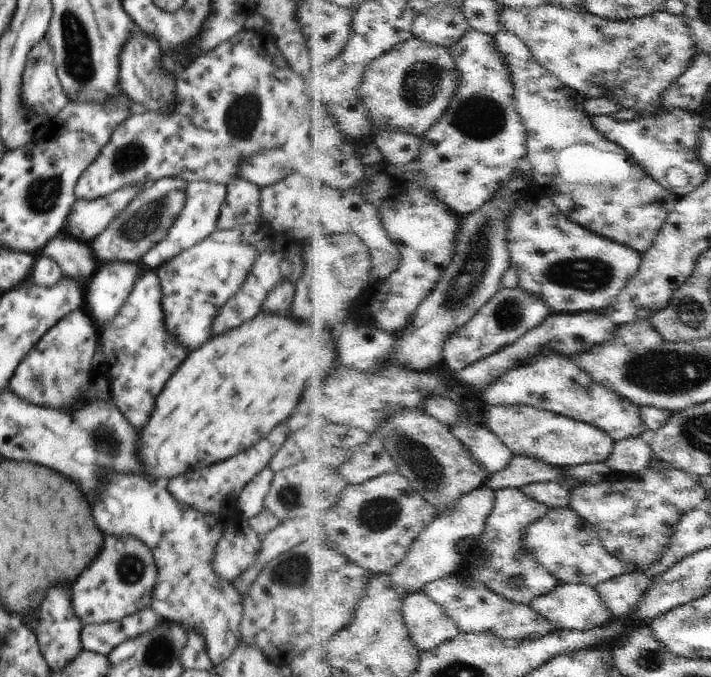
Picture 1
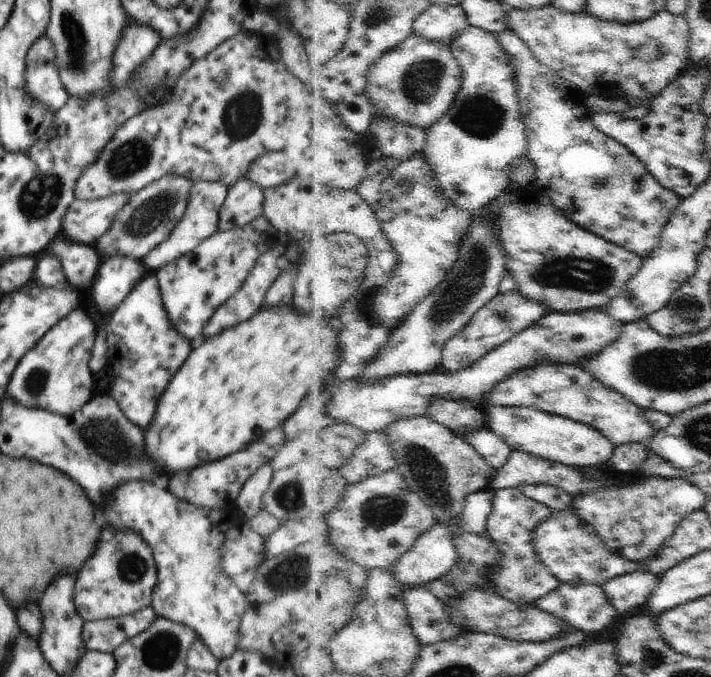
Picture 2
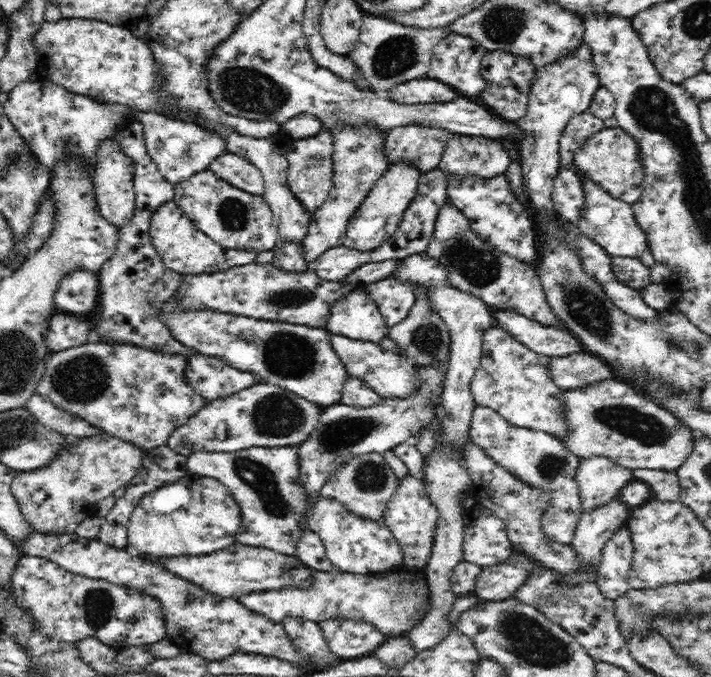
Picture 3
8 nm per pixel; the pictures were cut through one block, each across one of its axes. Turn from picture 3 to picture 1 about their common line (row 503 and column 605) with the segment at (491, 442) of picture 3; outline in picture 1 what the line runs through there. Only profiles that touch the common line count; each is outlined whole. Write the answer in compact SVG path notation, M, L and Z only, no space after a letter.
M557 508L550 509L550 514L532 524L524 532L522 551L532 552L554 576L561 579L562 583L577 585L600 586L613 578L642 571L638 566L626 564L618 556L614 556L605 548L605 543L595 526L586 520L576 509Z

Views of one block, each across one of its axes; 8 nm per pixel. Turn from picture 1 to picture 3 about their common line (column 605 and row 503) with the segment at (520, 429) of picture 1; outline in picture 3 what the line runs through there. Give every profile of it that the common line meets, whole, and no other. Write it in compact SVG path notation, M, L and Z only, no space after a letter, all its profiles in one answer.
M410 255L404 259L404 264L398 268L396 278L414 284L427 284L433 286L432 301L440 316L444 318L450 329L451 346L448 356L447 372L444 380L444 392L440 398L442 414L437 421L438 432L436 432L433 447L425 454L421 468L421 481L423 491L431 506L435 508L437 519L433 528L433 541L431 542L431 553L426 564L427 584L432 593L432 608L428 615L418 624L414 625L406 634L413 640L416 651L430 648L438 644L452 628L448 625L448 611L456 596L449 590L449 574L455 564L462 562L463 558L463 536L465 533L463 496L472 485L470 469L466 465L464 448L470 445L470 430L473 428L474 410L476 403L471 395L470 385L474 376L475 368L478 366L481 356L481 336L490 325L494 324L494 309L488 306L484 300L470 293L460 292L450 287L444 270L435 260L427 255Z

